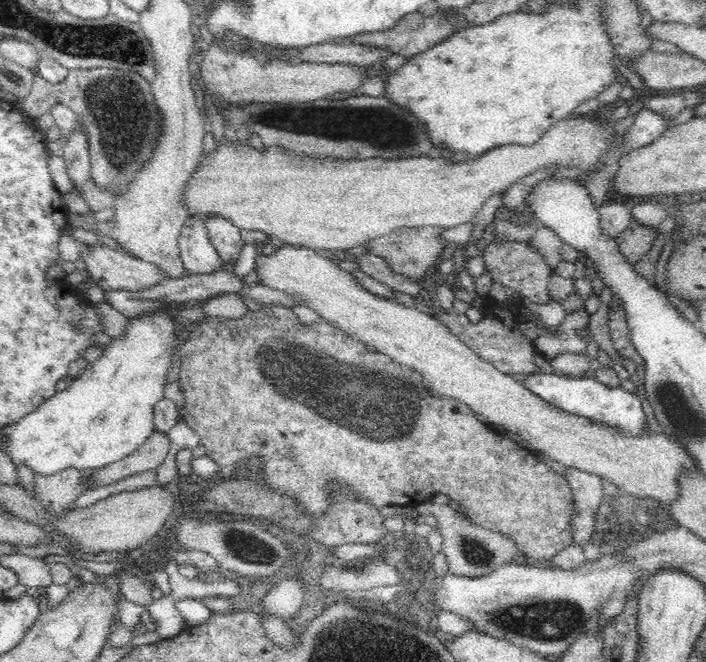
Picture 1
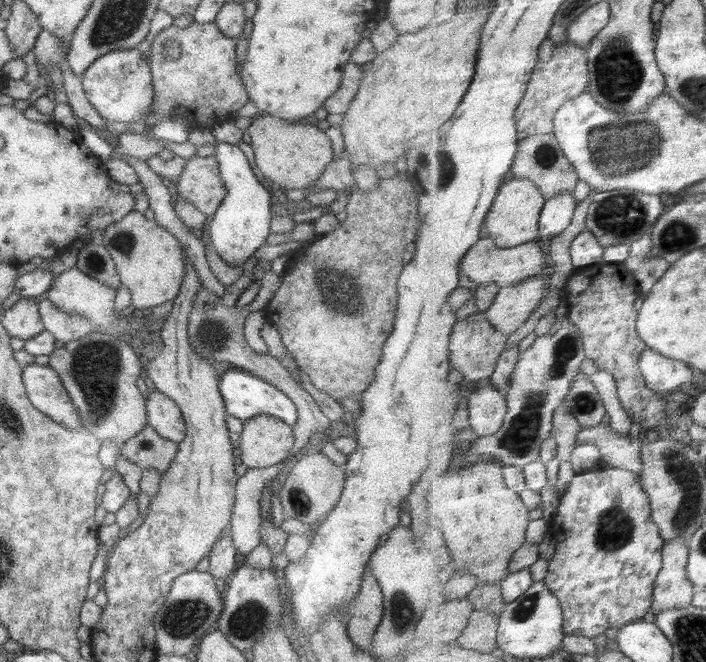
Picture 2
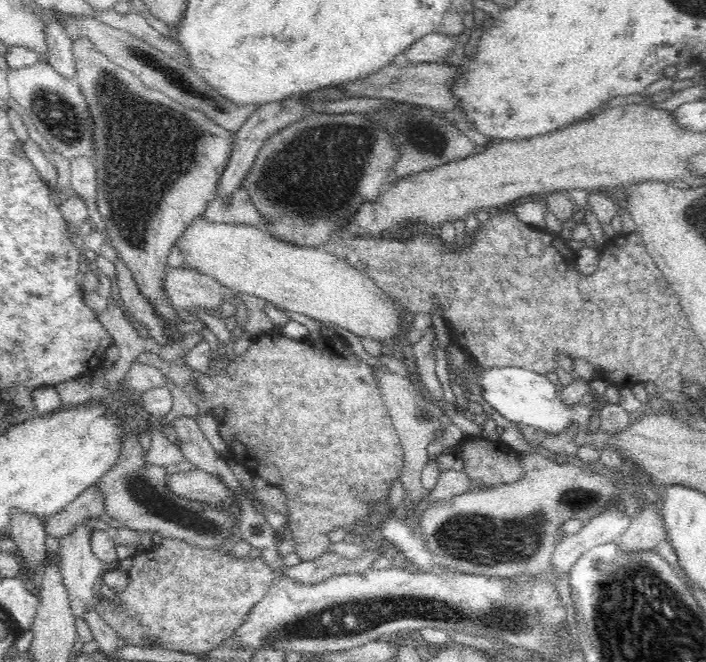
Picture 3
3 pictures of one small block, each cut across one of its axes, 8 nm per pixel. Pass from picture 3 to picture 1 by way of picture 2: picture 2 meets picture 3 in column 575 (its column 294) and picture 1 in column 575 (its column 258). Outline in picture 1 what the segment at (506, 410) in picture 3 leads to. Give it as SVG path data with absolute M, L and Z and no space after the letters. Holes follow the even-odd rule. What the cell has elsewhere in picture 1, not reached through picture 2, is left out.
M540 371L528 374L522 380L522 385L542 400L557 406L561 410L565 410L567 413L616 427L616 429L620 429L626 435L639 435L648 430L646 414L640 402L641 399L636 394L624 391L620 387L616 389L610 388L592 378L568 378L552 373L542 374Z

